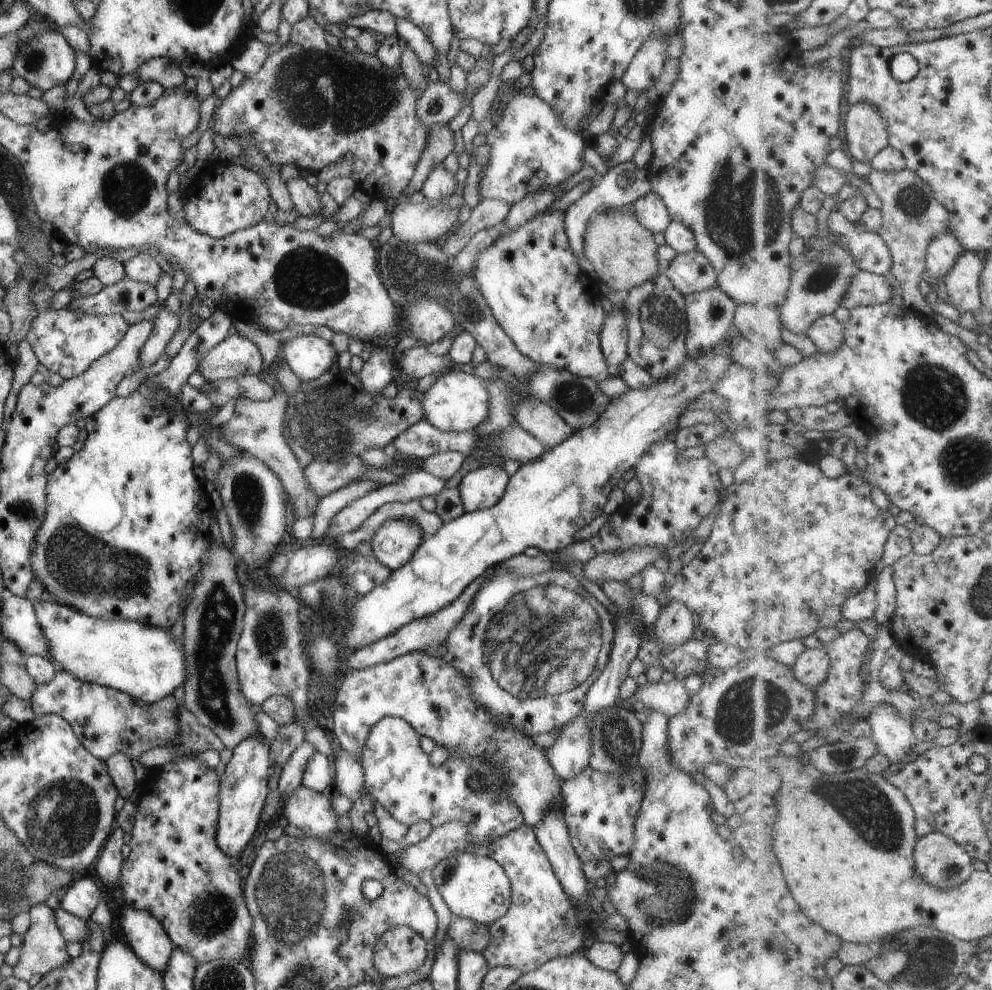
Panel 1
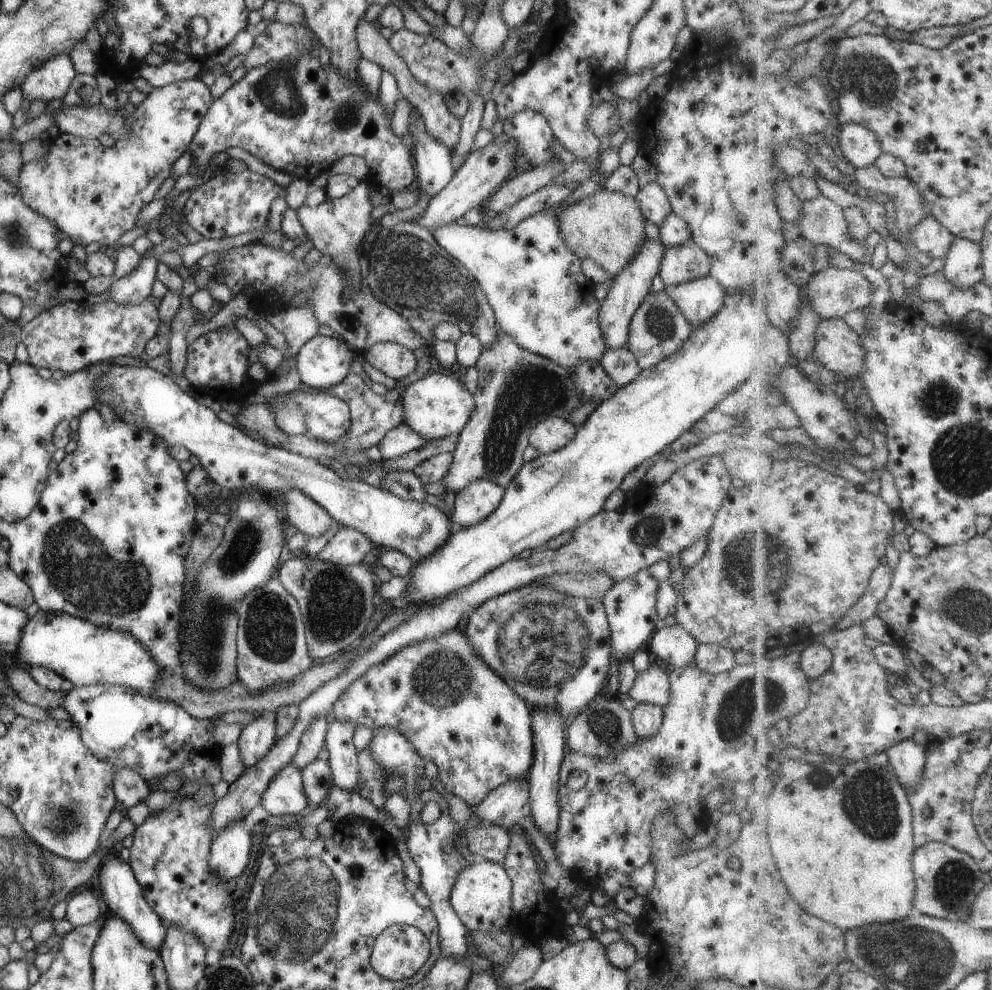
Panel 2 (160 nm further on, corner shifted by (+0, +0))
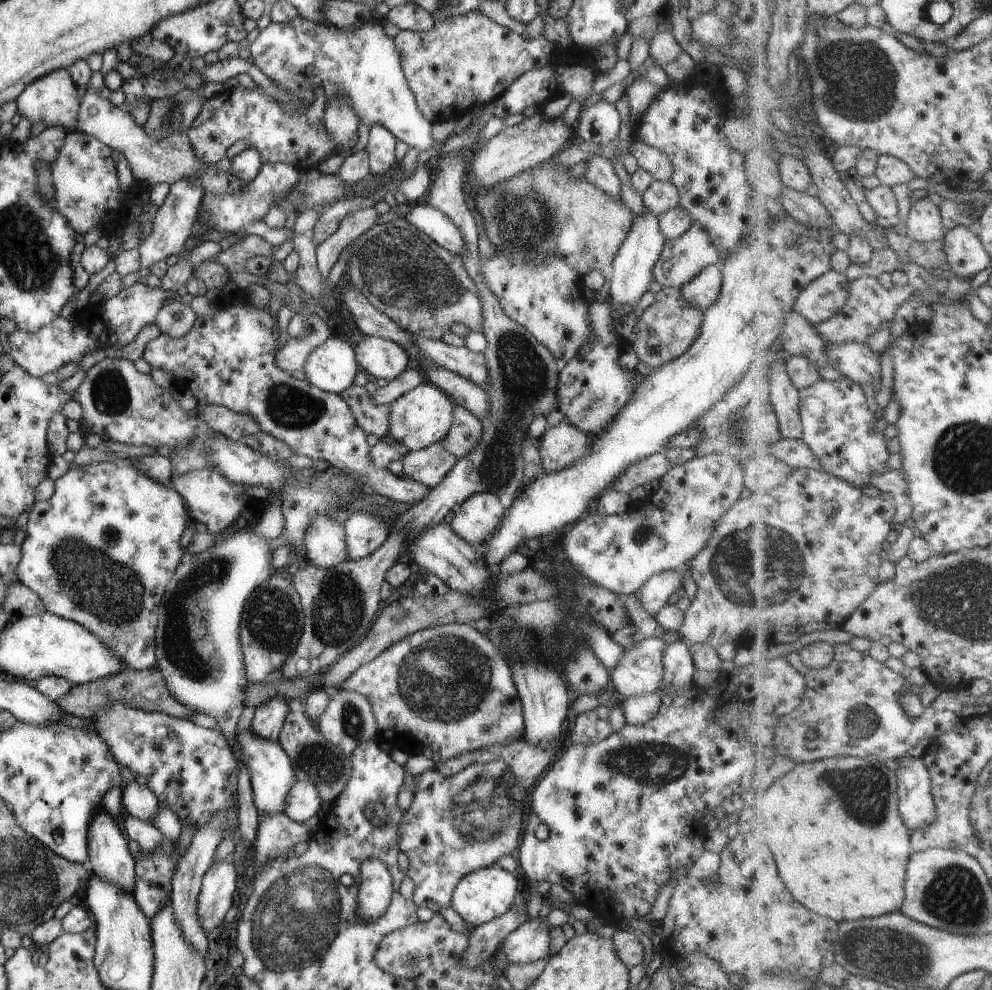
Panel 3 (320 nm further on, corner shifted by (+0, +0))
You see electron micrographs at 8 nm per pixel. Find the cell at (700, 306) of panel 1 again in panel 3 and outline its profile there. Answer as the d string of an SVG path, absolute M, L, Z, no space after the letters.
M716 264L707 265L679 290L681 296L690 305L705 310L717 298L720 282L719 266Z

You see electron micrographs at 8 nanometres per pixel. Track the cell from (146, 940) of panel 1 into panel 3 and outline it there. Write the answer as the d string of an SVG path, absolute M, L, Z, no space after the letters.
M102 806L99 809L93 809L86 833L87 854L92 866L91 873L97 875L101 880L114 884L114 887L119 887L132 896L135 861L133 861L133 856L129 854L127 841L121 835L115 819L106 813Z

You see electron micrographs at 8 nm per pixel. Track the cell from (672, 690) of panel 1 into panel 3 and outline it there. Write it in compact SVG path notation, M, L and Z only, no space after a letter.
M648 637L624 649L618 663L609 670L614 690L625 698L659 691L665 645L659 637Z

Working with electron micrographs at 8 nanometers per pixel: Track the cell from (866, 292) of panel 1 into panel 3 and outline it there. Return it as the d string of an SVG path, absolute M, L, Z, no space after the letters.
M831 269L801 292L794 304L794 310L815 326L833 318L839 311L845 311L851 287L852 282L844 274Z

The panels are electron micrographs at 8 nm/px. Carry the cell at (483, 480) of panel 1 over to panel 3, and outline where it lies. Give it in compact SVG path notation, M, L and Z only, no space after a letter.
M473 493L454 508L452 521L448 525L461 540L481 552L486 538L504 516L505 510L496 495Z

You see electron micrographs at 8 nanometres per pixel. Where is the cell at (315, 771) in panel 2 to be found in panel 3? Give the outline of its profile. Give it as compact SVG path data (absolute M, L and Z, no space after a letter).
M294 781L285 796L282 813L296 823L302 823L317 814L322 805L314 784L307 781Z

